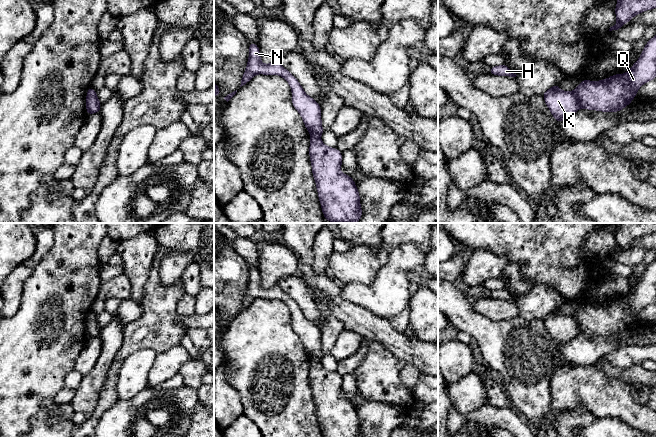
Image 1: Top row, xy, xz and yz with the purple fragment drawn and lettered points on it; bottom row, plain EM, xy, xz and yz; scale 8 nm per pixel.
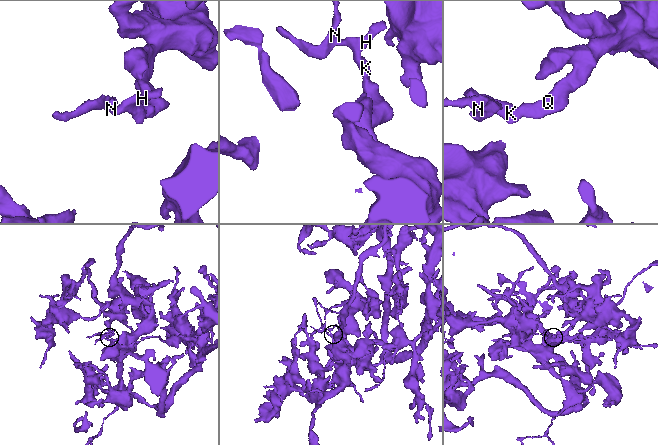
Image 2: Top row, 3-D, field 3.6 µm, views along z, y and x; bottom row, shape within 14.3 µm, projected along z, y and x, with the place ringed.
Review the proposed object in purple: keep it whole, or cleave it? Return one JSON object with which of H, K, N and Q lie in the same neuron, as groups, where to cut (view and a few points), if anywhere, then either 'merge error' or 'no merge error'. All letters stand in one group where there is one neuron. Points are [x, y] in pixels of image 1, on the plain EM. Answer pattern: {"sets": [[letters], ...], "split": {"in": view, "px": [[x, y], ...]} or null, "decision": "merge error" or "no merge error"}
{"sets": [["H", "K", "N", "Q"]], "split": null, "decision": "no merge error"}

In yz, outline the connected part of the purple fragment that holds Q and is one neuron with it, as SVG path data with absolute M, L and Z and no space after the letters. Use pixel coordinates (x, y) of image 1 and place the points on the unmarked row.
M656 259L647 265L641 280L630 294L624 298L615 298L599 305L582 304L574 315L562 315L558 308L543 317L547 331L558 346L567 344L580 332L602 336L618 336L629 329L638 317L638 313L656 302Z

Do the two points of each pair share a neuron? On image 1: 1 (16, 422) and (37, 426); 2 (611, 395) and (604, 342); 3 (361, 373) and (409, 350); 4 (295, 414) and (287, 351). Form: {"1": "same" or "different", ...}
{"1": "different", "2": "different", "3": "different", "4": "same"}

